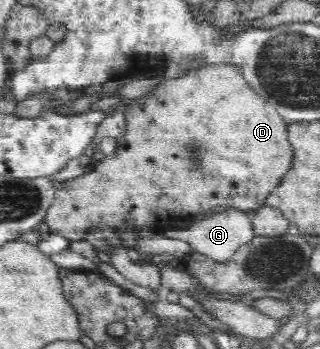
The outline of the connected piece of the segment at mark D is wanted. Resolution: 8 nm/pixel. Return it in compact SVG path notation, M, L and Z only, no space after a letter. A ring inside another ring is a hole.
M212 63L201 68L187 71L184 77L163 80L152 91L135 99L124 102L121 109L125 117L126 132L117 137L116 151L109 156L104 156L99 162L94 161L92 169L80 177L62 182L62 187L55 194L55 199L50 205L45 223L49 231L61 235L69 241L84 241L91 227L100 228L102 225L118 229L122 223L132 223L136 232L142 231L147 226L154 226L160 220L175 219L179 216L195 216L202 213L212 213L216 210L235 208L244 211L260 210L265 205L268 195L280 184L280 180L291 168L294 153L286 139L286 123L283 116L272 107L267 100L260 99L252 87L244 81L243 70L240 66L226 63Z

